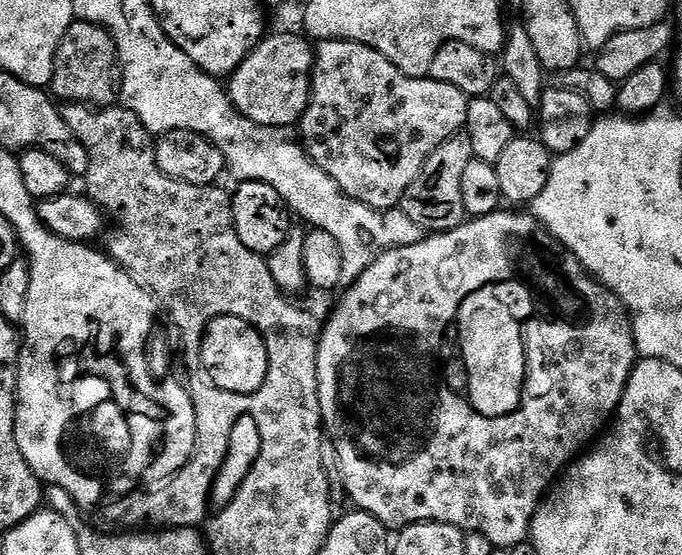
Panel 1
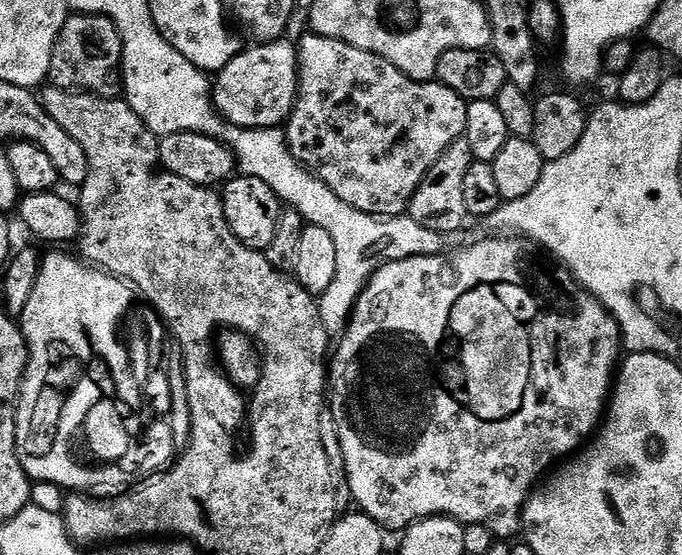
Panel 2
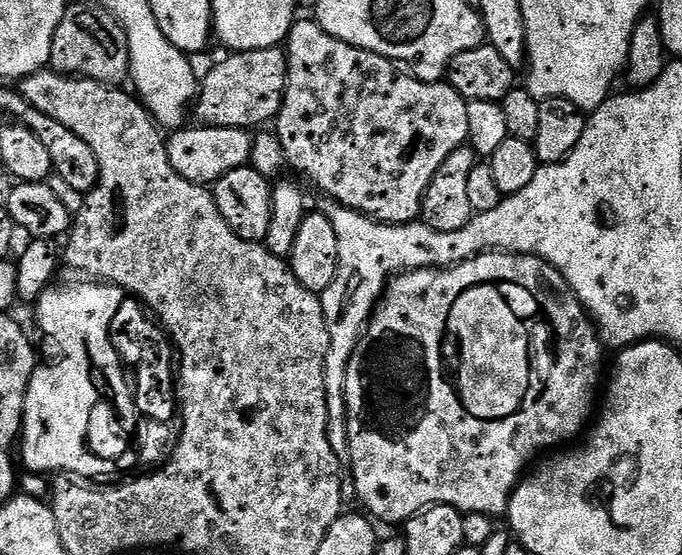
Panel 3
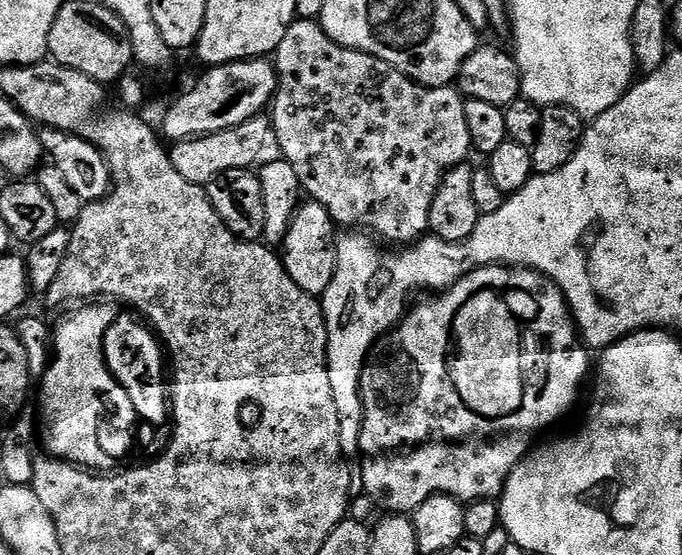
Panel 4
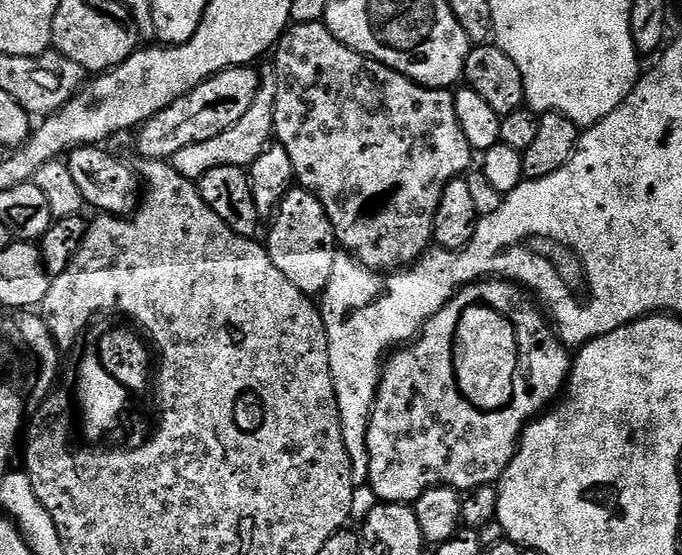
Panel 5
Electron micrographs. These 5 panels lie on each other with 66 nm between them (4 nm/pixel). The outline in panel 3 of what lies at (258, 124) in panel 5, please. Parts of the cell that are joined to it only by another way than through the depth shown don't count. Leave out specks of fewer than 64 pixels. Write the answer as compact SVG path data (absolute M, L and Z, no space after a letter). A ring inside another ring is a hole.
M207 126L177 128L167 137L168 161L182 178L195 184L211 186L230 170L245 167L252 159L254 136L243 128L210 128Z

